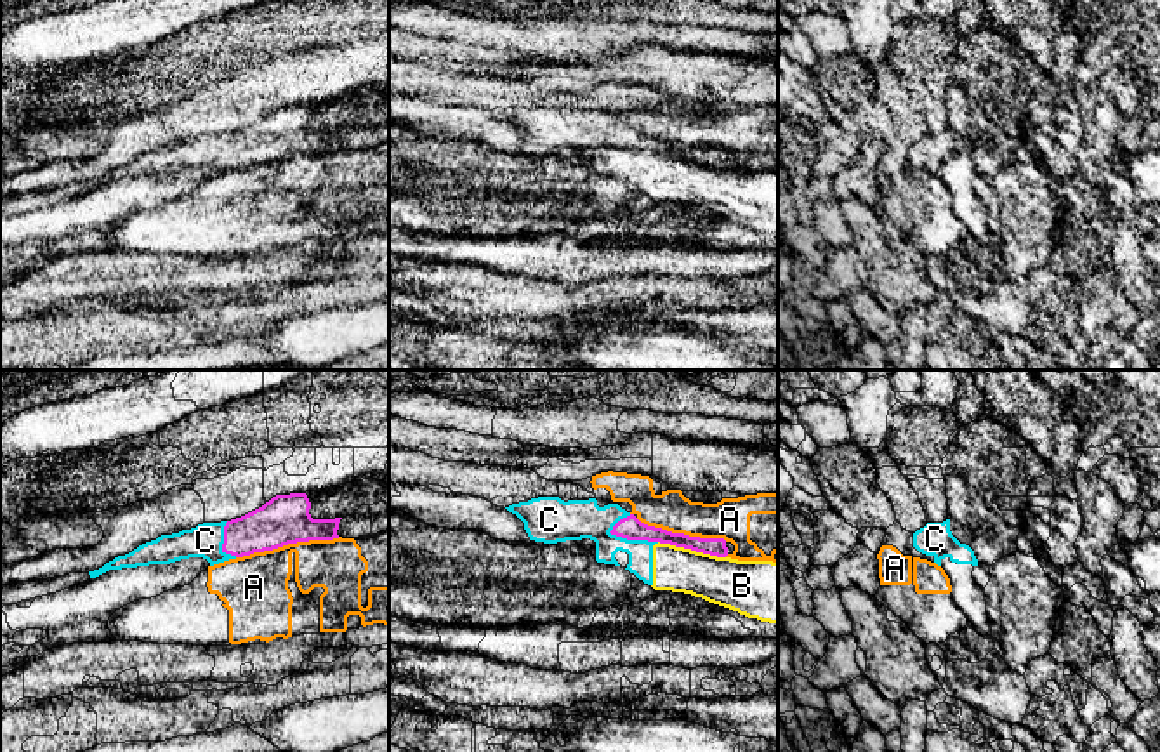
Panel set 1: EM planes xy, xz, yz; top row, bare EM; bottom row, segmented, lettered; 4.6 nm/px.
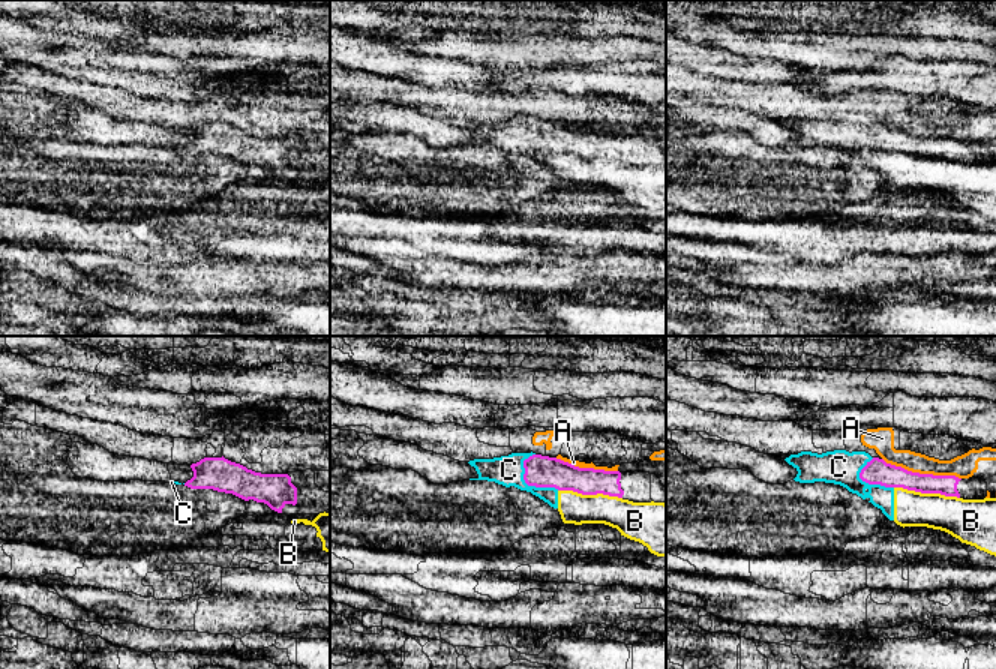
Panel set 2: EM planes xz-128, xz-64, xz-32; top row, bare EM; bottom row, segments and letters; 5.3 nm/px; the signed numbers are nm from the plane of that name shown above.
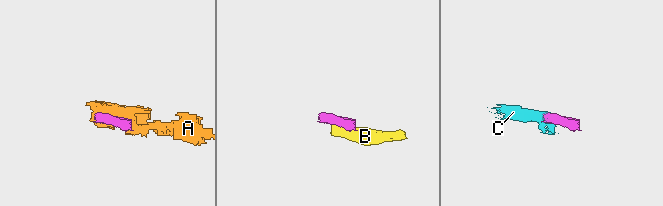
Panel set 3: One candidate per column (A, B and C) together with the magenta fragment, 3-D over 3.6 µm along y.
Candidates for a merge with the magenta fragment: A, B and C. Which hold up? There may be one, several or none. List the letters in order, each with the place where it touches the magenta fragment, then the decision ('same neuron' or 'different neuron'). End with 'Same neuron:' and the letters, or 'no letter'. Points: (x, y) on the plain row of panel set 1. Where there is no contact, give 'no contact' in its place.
A: xy (287, 155) | different neuron
B: xz (692, 160) | different neuron
C: xz (632, 150) | same neuron
Same neuron: C

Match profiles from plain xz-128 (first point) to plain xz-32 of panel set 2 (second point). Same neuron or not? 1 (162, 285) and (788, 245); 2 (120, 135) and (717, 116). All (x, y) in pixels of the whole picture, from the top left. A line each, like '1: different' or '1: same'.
1: different
2: same

